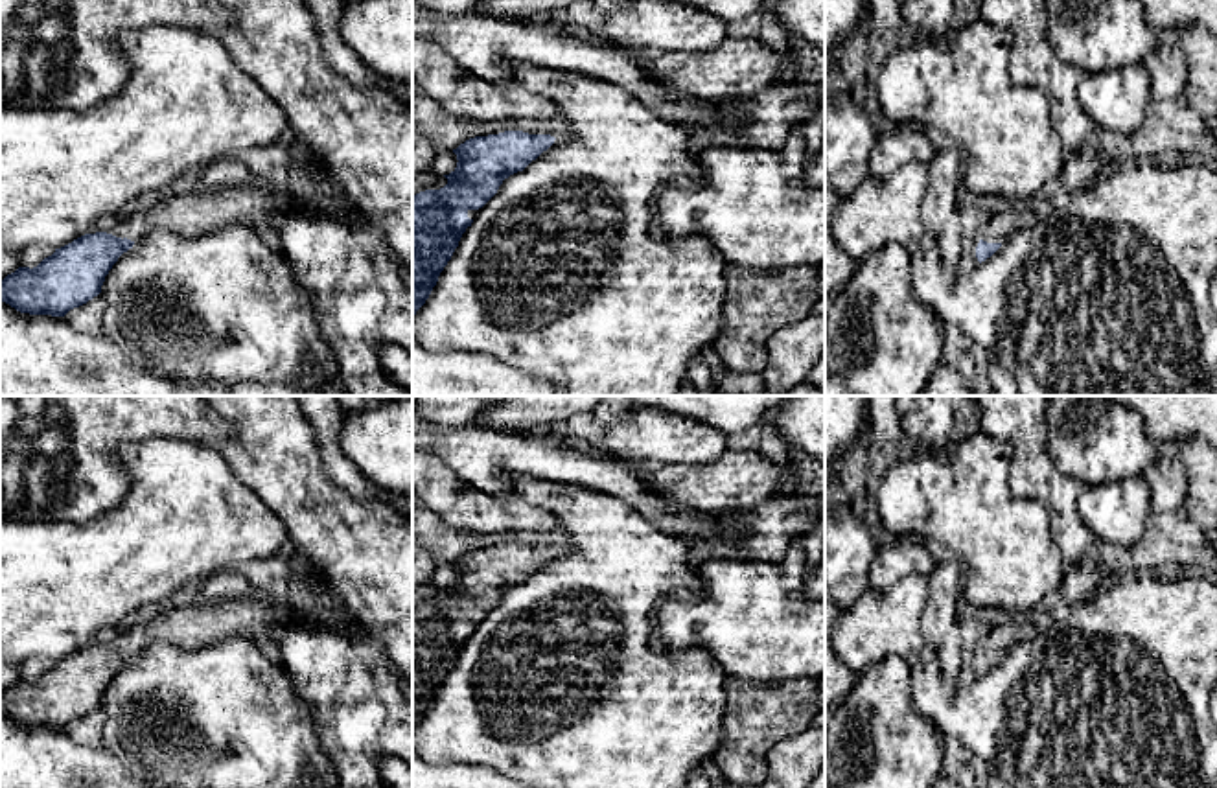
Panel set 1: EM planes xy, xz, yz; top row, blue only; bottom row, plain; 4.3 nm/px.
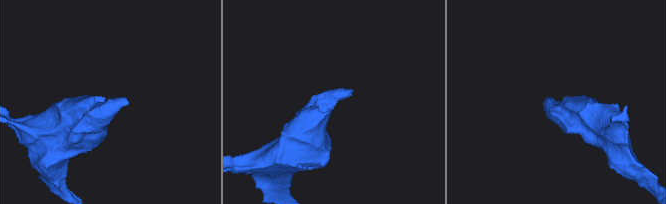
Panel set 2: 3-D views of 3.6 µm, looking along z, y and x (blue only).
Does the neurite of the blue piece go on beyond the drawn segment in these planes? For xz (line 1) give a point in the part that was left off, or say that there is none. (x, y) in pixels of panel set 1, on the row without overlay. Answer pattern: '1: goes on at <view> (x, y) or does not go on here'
1: does not go on here

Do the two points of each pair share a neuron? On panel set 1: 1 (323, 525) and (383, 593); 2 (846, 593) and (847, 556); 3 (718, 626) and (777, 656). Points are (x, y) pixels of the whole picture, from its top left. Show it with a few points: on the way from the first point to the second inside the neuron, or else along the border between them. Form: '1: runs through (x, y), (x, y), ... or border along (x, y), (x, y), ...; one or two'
1: runs through (339, 542), (374, 577); one
2: runs through (846, 584), (846, 566); one
3: runs through (733, 626), (748, 626), (763, 641); one

